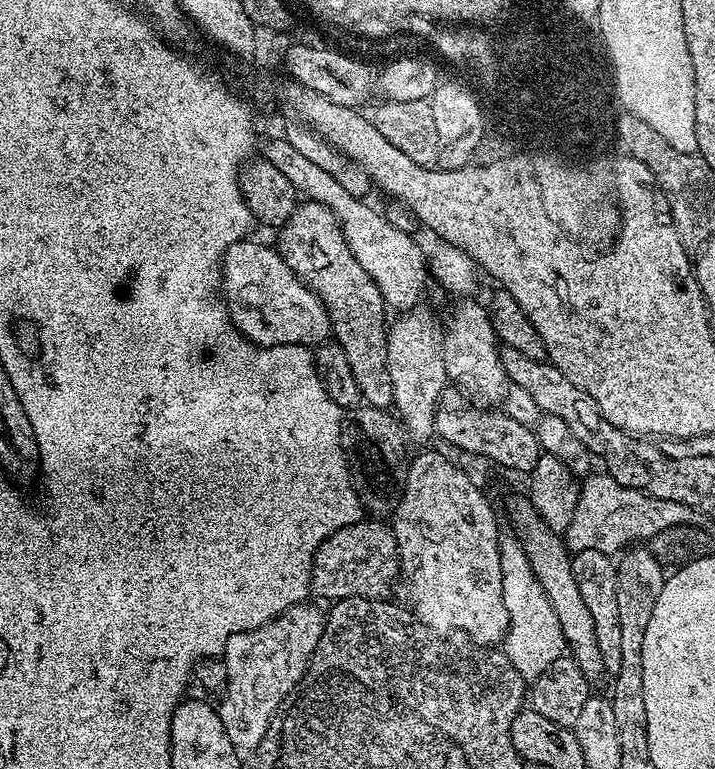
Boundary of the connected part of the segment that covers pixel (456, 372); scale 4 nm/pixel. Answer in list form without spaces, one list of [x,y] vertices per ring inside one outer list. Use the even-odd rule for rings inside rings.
[[[464,298],[456,308],[452,320],[445,325],[443,338],[443,361],[449,381],[471,401],[484,406],[503,403],[510,387],[505,368],[500,361],[500,344],[496,339],[489,309]]]

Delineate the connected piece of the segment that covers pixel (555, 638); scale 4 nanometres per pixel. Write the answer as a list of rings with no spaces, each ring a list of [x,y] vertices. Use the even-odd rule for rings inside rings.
[[[504,534],[500,538],[500,561],[502,562],[502,602],[508,615],[508,632],[502,641],[502,651],[509,662],[531,682],[545,672],[560,656],[565,655],[566,645],[562,626],[558,622],[558,614],[554,614],[554,606],[550,606],[550,598],[546,598],[546,590],[542,590],[542,582],[534,574],[530,566],[530,558],[526,558],[524,543],[515,534]]]

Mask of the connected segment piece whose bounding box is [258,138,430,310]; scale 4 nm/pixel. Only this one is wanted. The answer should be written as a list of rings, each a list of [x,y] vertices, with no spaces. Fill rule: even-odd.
[[[283,138],[268,140],[259,145],[258,152],[263,159],[270,161],[282,174],[286,174],[290,186],[294,186],[301,197],[322,202],[338,218],[338,226],[346,238],[346,246],[350,246],[350,254],[358,258],[362,270],[370,274],[383,296],[385,305],[396,310],[410,310],[421,300],[420,296],[426,288],[427,280],[430,280],[428,258],[425,252],[418,246],[411,233],[398,230],[389,222],[385,213],[380,213],[371,208],[367,199],[349,194],[341,184],[336,181],[326,170],[321,170],[310,158],[304,157],[299,150],[294,150],[290,142]]]

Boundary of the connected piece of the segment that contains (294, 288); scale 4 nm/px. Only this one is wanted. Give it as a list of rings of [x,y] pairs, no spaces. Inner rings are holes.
[[[245,238],[234,242],[230,250],[226,250],[222,265],[222,299],[228,307],[232,324],[251,344],[262,348],[278,346],[319,346],[332,336],[332,323],[324,303],[318,299],[303,282],[286,266],[279,251],[275,247],[267,248],[253,238]]]

